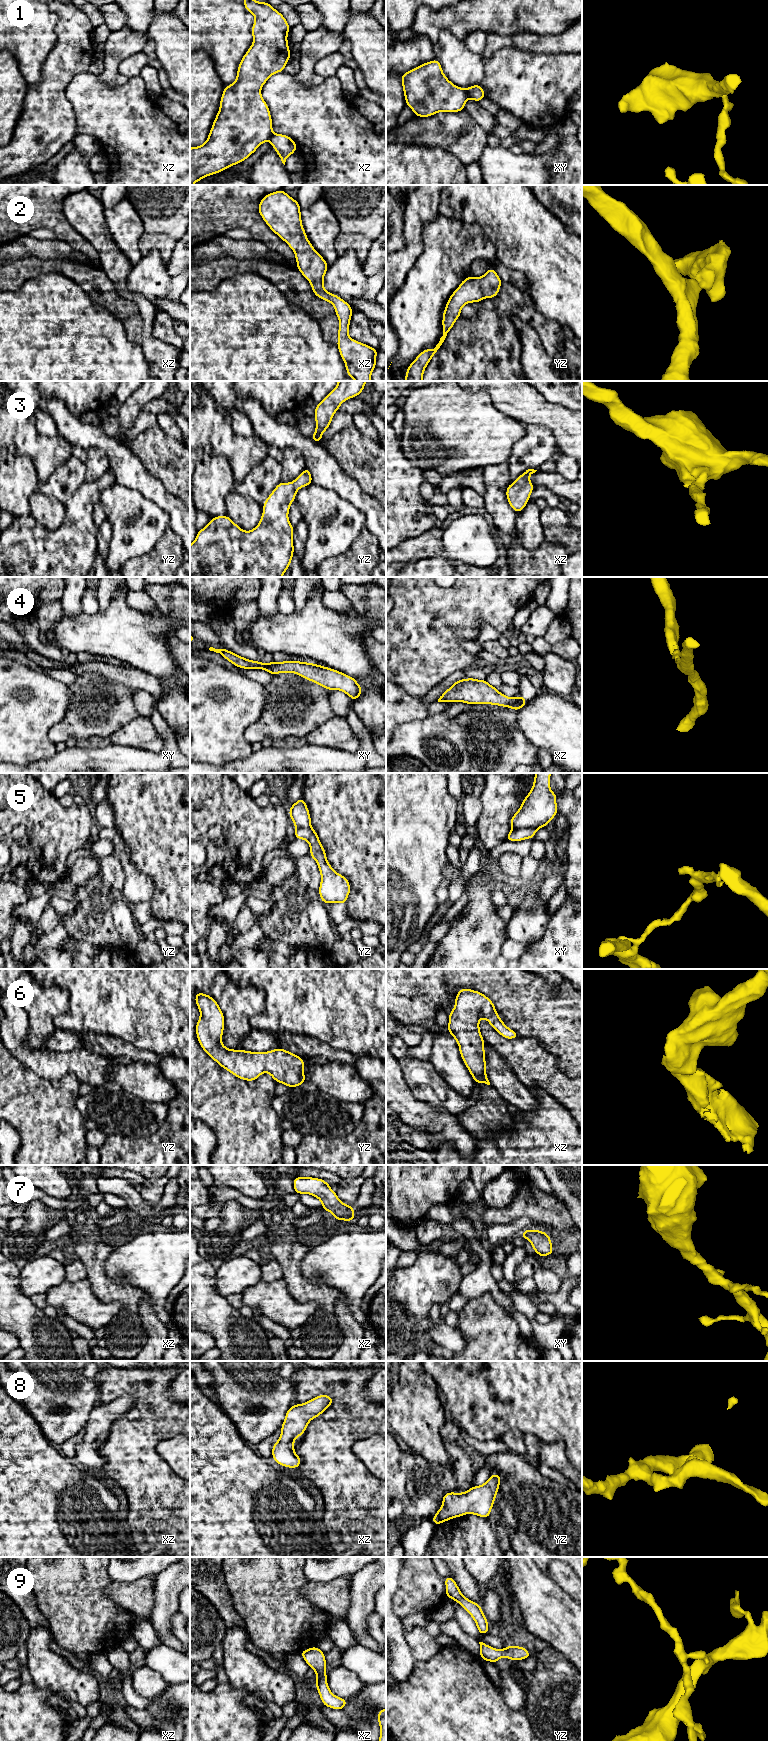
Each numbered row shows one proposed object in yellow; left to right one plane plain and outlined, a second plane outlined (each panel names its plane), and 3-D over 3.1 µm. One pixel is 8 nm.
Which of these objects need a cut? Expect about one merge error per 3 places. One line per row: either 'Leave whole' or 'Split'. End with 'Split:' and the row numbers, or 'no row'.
1: Split
2: Leave whole
3: Leave whole
4: Leave whole
5: Split
6: Leave whole
7: Leave whole
8: Leave whole
9: Leave whole
Split: 1, 5

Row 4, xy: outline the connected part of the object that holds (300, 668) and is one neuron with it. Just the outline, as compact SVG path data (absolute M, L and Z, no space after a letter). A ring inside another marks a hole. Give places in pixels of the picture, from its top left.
M210 647L209 650L219 653L227 661L242 669L262 669L272 675L288 672L295 673L308 681L315 682L329 691L340 690L346 693L353 701L358 699L362 694L362 687L357 683L356 679L325 666L301 661L272 661L265 664L261 661L246 659L226 649Z

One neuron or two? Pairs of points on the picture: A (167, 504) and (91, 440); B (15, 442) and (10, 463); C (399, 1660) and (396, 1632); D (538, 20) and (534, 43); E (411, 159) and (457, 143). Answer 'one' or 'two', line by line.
A: one
B: two
C: one
D: two
E: two

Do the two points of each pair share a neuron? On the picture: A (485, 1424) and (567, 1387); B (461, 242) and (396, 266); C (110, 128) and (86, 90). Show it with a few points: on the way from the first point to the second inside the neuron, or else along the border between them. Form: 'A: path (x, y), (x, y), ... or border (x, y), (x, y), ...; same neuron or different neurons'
A: path (505, 1406), (511, 1406), (530, 1387), (546, 1387); same neuron
B: border (423, 235), (423, 249), (405, 278); different neurons
C: path (110, 119), (92, 99); same neuron

